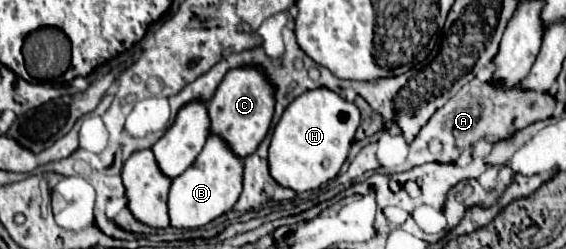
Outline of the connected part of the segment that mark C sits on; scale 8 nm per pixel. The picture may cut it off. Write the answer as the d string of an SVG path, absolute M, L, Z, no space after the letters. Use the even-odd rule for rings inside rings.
M259 67L233 69L225 75L213 99L207 103L207 111L211 119L209 133L225 139L233 155L237 155L239 159L245 159L265 139L271 125L271 117L273 117L273 107L275 107L273 87L263 77L263 71Z

